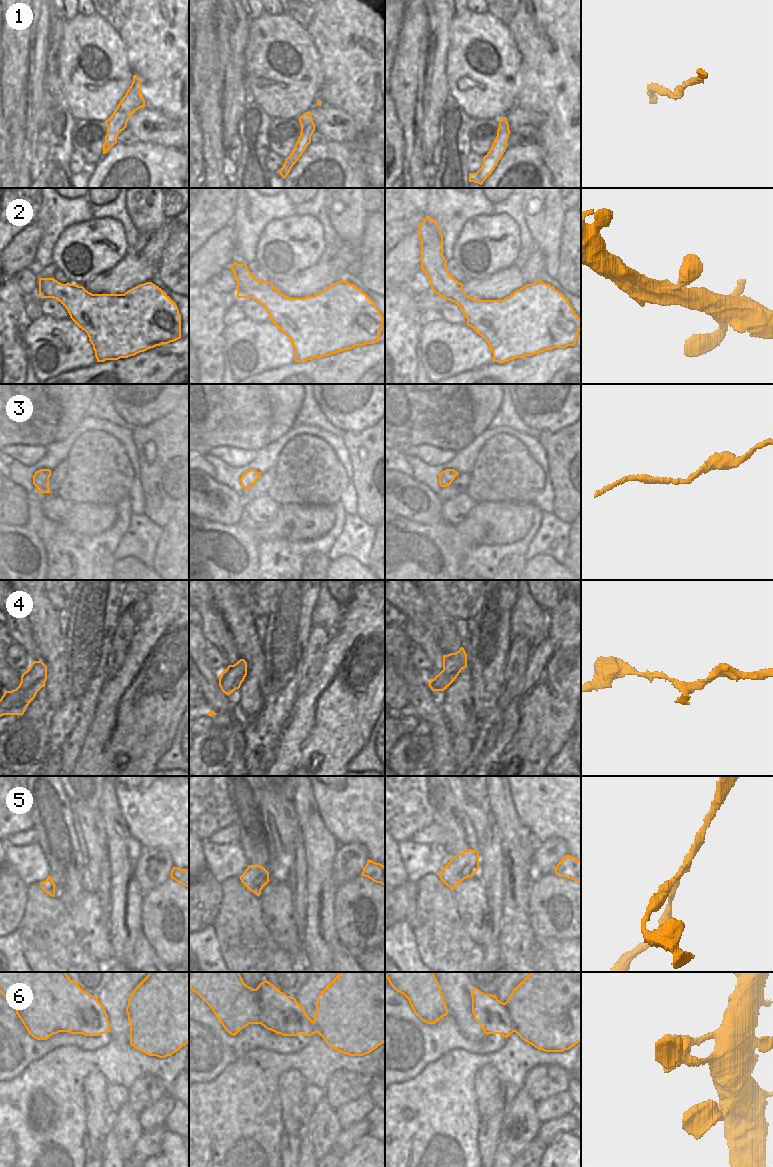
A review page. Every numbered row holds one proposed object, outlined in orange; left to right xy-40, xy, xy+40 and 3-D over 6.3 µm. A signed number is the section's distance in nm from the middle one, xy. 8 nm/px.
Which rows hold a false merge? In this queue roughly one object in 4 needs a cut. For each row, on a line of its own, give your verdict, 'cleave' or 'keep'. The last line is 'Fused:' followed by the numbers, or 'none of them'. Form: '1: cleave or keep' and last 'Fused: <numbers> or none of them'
1: keep
2: keep
3: keep
4: keep
5: keep
6: keep
Fused: none of them

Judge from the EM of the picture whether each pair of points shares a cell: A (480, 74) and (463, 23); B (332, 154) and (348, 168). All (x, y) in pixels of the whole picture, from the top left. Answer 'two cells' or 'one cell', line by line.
A: one cell
B: one cell

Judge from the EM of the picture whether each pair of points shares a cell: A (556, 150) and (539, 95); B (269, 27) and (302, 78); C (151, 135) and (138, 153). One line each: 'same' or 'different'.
A: same
B: same
C: different

